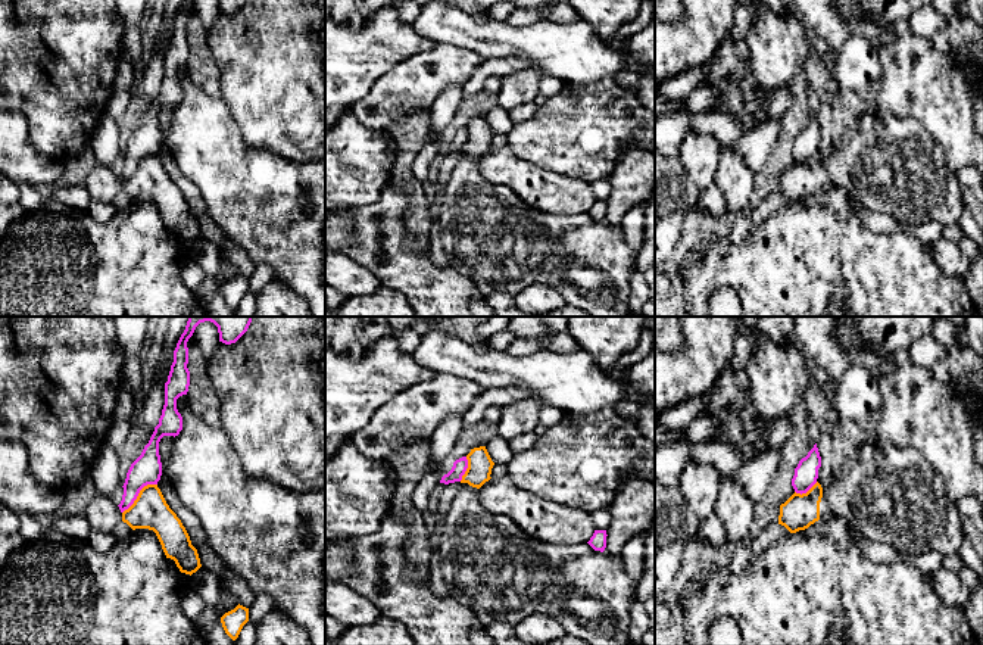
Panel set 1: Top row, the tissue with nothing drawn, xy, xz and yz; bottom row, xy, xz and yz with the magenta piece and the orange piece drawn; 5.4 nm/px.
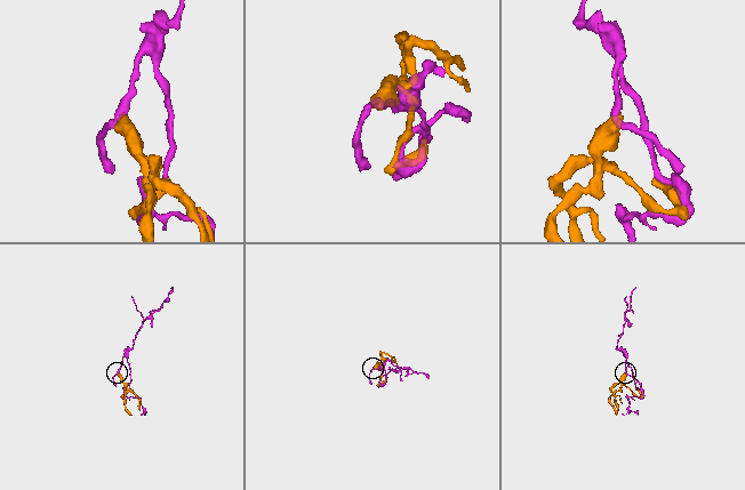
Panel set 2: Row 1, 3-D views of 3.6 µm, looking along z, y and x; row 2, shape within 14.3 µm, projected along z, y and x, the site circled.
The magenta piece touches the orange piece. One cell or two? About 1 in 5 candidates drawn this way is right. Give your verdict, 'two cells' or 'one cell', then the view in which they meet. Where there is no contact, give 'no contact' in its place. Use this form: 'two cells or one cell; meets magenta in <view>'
two cells; meets magenta in xy

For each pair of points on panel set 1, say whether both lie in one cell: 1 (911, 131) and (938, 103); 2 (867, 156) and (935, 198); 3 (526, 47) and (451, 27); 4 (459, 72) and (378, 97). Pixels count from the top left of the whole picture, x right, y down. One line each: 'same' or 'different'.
1: different
2: same
3: same
4: same

